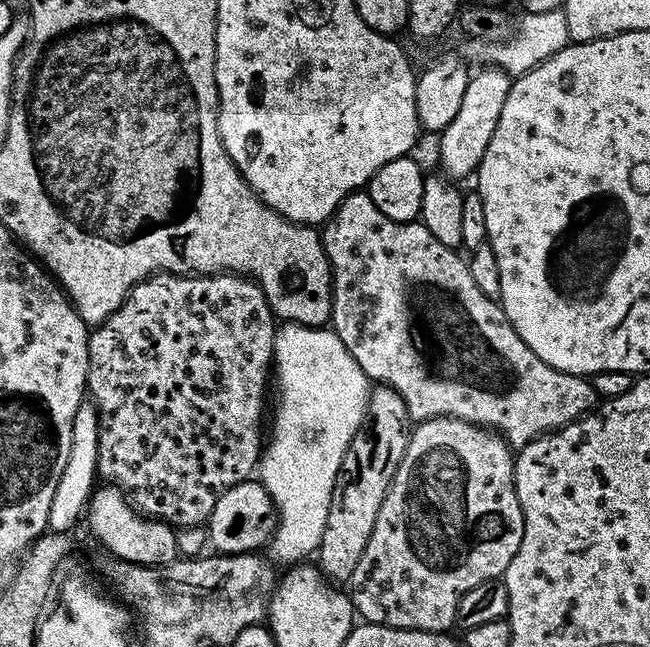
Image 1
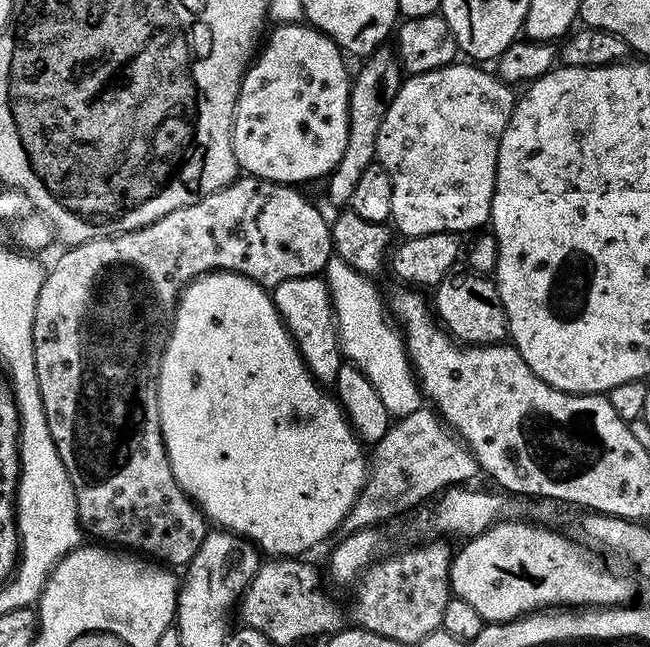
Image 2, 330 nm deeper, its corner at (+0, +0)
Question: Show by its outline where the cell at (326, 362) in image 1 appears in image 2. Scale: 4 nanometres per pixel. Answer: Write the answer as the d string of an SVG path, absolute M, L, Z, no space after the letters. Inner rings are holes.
M335 254L328 260L322 275L328 283L328 293L334 306L343 359L352 363L369 379L392 418L414 414L414 410L418 410L425 403L424 394L420 391L412 364L408 361L403 335L386 315L385 297L384 300L380 297L379 290L372 285L373 281L369 277L354 270L354 266Z

